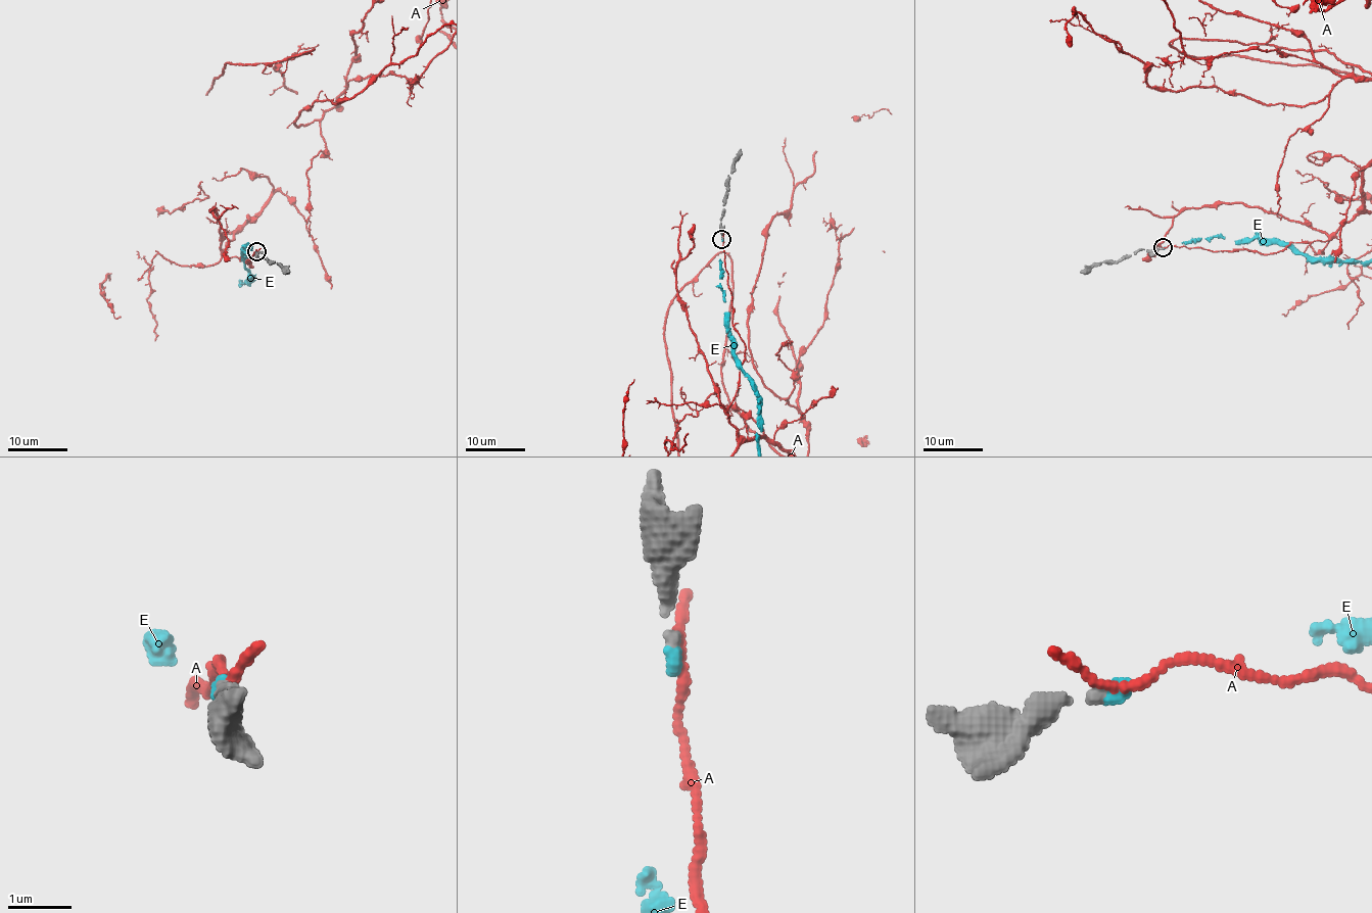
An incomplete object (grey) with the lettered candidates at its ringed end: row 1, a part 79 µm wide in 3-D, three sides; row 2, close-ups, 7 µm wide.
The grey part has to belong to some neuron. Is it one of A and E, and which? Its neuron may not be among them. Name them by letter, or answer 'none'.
E

